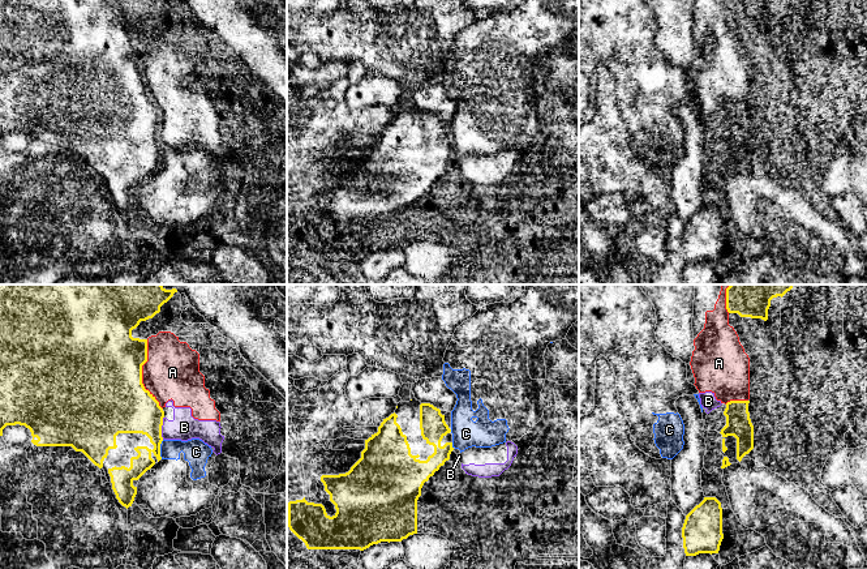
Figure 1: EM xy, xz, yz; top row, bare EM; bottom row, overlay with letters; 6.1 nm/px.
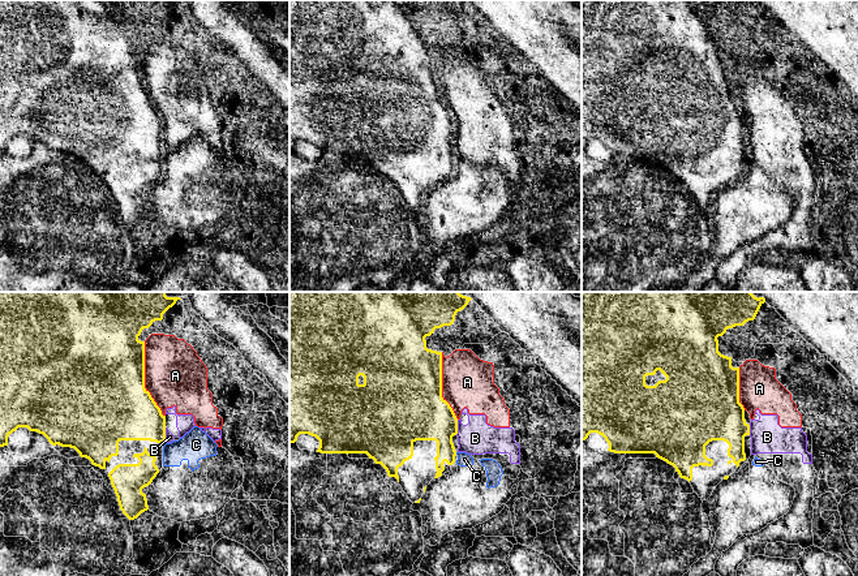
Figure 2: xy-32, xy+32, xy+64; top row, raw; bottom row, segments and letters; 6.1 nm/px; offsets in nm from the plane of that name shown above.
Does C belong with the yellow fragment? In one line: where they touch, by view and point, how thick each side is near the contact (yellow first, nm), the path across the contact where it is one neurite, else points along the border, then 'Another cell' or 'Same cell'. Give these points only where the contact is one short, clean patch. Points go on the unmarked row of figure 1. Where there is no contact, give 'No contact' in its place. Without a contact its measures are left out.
Touches yellow at xy (159, 157). Thickness 240 nm (yellow) against 160 nm. Boundary: xy (163, 148), (161, 152), (161, 166). Another cell

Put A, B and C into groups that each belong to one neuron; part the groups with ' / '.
A B / C

